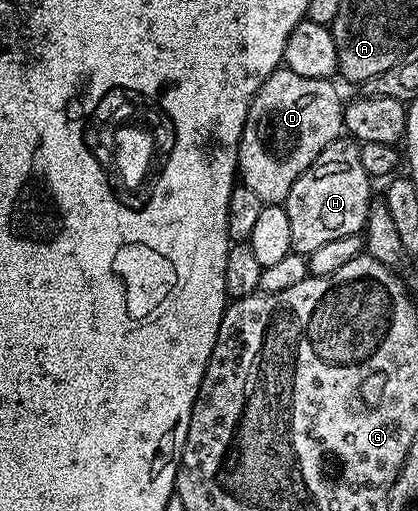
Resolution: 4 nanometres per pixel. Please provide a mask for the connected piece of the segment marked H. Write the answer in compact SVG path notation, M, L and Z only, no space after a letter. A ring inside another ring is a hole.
M338 137L334 143L321 150L313 166L308 167L291 185L291 193L287 193L283 206L287 221L291 221L291 248L296 254L308 257L315 249L319 249L319 245L327 245L327 241L335 241L335 237L358 234L364 228L371 214L371 180L363 169L363 161L359 161L360 152L360 146L352 138Z

